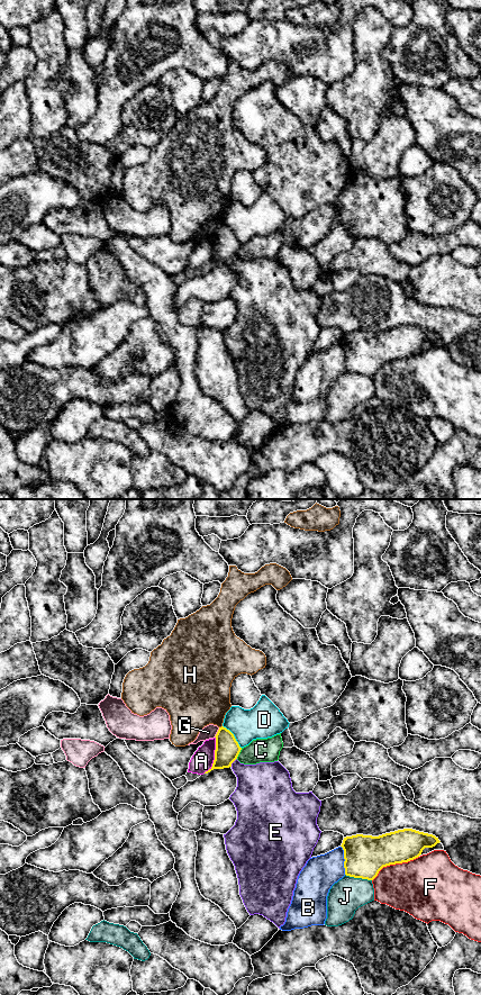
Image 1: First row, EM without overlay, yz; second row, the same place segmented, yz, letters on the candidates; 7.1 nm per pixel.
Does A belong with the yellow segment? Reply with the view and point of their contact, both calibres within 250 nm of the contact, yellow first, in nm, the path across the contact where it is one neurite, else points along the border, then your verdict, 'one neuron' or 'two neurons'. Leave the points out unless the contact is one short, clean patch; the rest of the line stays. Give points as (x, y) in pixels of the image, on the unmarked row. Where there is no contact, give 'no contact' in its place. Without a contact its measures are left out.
meets yellow in yz at (215, 252); 180 nm thick on the yellow side, 160 nm on the other; border along yz (215, 233), (215, 255), (212, 261), (203, 269); two neurons

